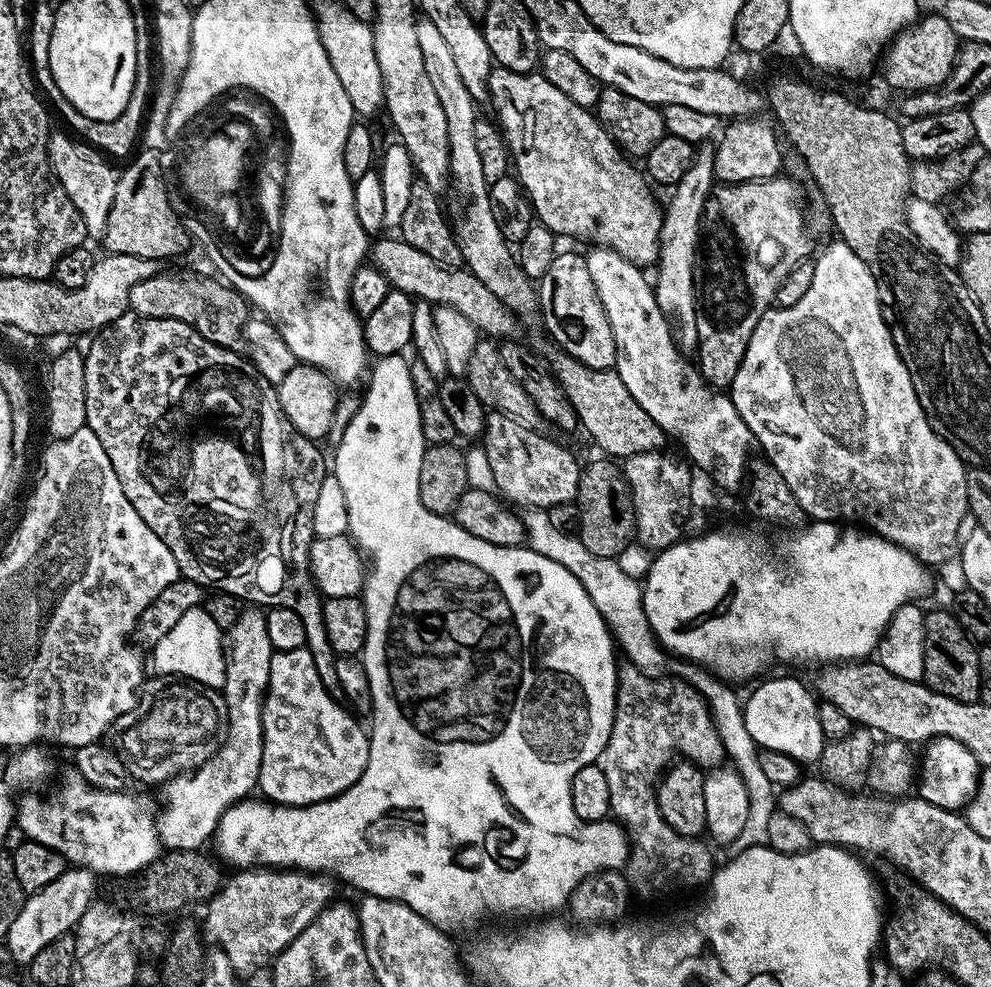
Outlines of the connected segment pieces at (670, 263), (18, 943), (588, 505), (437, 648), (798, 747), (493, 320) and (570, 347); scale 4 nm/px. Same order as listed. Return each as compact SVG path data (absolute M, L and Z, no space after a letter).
M705 142L696 148L696 157L694 162L690 166L690 170L686 170L686 174L682 174L680 181L674 185L671 189L672 197L669 198L668 204L666 200L666 207L663 209L664 222L663 228L660 231L660 254L658 257L658 267L655 269L656 278L654 277L654 289L658 302L658 306L664 311L665 315L669 318L674 318L675 327L678 329L678 344L681 349L687 350L687 348L695 349L697 347L696 339L698 338L698 330L696 329L696 273L698 271L698 253L700 250L700 223L704 217L704 207L706 206L706 198L712 192L714 185L717 183L716 175L714 174L714 158L716 157L715 147L711 143Z
M69 867L50 886L46 886L41 892L33 892L27 897L22 906L22 914L14 918L14 926L10 926L6 947L20 966L26 966L42 950L42 946L50 946L54 938L69 935L75 929L82 914L93 903L96 892L97 873L88 868Z
M608 458L599 459L585 463L580 469L574 501L580 512L578 537L592 554L617 559L636 536L636 512L632 509L632 491L624 480L621 465Z
M398 355L375 361L376 369L372 372L368 392L363 393L361 409L346 428L341 444L334 449L334 475L338 478L338 486L342 486L342 494L346 494L347 535L370 561L370 571L362 591L368 623L362 659L366 678L370 678L372 695L372 732L370 728L366 770L362 770L354 786L317 804L277 806L264 798L239 800L222 814L216 827L214 845L215 855L225 865L233 864L233 869L251 870L263 866L273 870L341 876L346 883L361 888L361 893L404 903L444 932L455 934L463 928L474 927L483 916L540 918L545 914L559 913L556 911L567 905L578 882L596 872L620 870L627 865L630 844L624 829L615 819L583 820L574 814L574 802L570 802L574 774L578 774L582 766L599 761L610 738L616 713L618 652L607 621L595 609L582 583L565 566L543 557L529 546L507 548L482 542L482 538L466 534L466 530L462 530L455 520L434 514L422 506L418 494L418 470L422 470L426 445L420 425L418 398L412 385L412 370L409 361L404 359L403 355Z
M780 676L760 683L743 701L746 730L758 747L767 747L788 754L801 764L817 763L825 746L819 725L817 699L813 691L792 676Z
M402 239L380 240L370 248L371 267L377 268L387 278L395 291L404 292L416 300L427 300L429 304L445 304L461 311L477 331L495 340L517 339L521 321L519 317L505 306L500 298L480 278L467 268L447 268L422 250L414 250Z
M557 251L550 270L538 282L538 304L544 308L544 324L557 349L592 368L611 369L616 362L614 334L607 321L585 257L579 252Z

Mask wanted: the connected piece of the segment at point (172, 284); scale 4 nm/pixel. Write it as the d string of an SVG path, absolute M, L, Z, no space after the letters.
M157 271L156 275L138 282L138 286L134 286L130 290L128 306L137 316L186 322L186 326L190 326L195 332L202 334L202 338L206 338L223 348L231 349L237 347L236 343L238 345L241 343L244 334L244 323L250 318L250 305L248 301L231 284L227 282L219 284L218 281L211 280L208 276L195 276L192 272Z

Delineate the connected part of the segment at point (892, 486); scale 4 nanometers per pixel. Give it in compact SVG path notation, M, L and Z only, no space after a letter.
M835 242L820 257L814 260L814 282L810 282L810 290L799 302L789 308L773 307L754 326L754 334L750 338L750 346L746 346L746 354L738 366L738 374L734 374L734 382L730 389L730 397L743 422L752 431L752 439L757 445L764 447L767 463L776 469L776 473L786 482L786 486L794 494L798 506L809 517L816 520L833 522L856 522L865 520L867 527L877 536L885 536L891 544L907 548L923 564L939 566L953 555L958 541L961 539L960 527L964 524L964 516L969 515L968 491L966 490L965 461L953 448L945 442L924 413L924 407L918 402L918 394L914 390L914 382L910 382L910 374L898 354L892 341L892 329L886 317L885 309L880 302L878 286L874 282L874 274L843 242Z

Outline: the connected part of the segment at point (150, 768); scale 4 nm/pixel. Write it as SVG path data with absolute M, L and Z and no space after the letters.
M159 674L153 677L153 680L152 677L145 679L134 710L122 714L122 718L116 720L110 744L123 760L127 775L133 781L136 779L144 784L160 786L165 780L173 780L176 776L202 767L216 753L226 739L228 711L223 691L190 679L169 678Z

